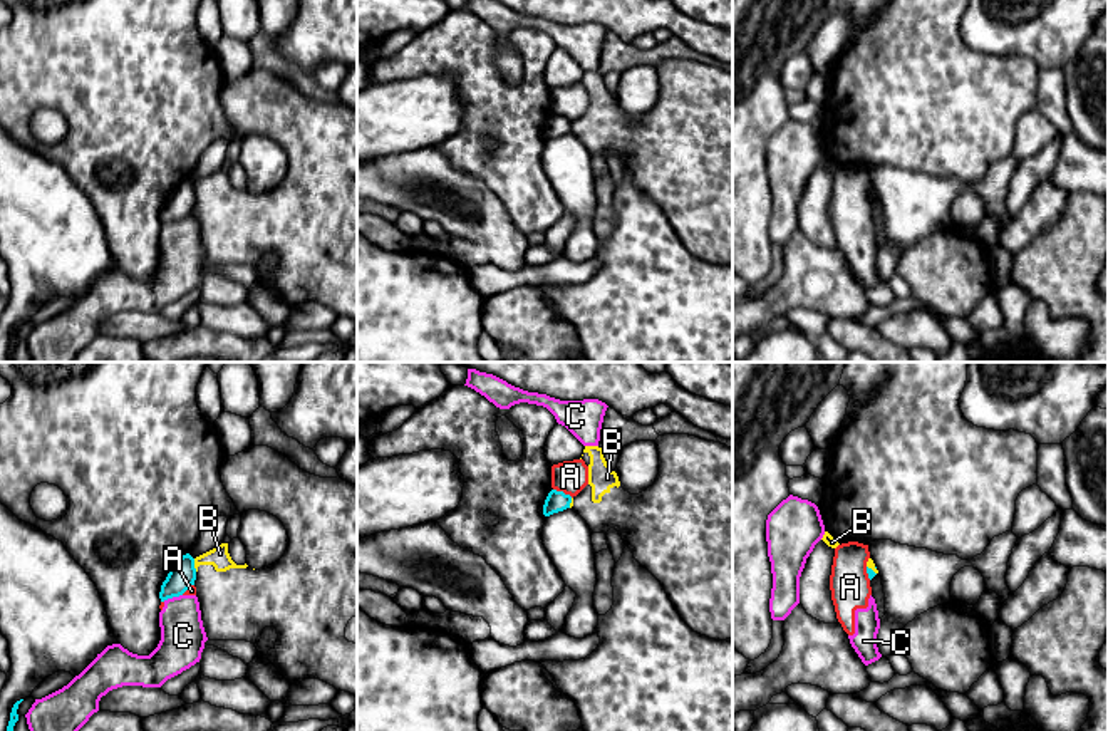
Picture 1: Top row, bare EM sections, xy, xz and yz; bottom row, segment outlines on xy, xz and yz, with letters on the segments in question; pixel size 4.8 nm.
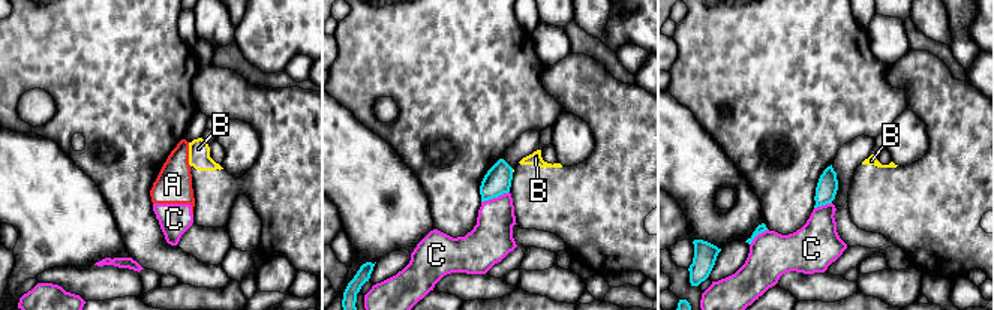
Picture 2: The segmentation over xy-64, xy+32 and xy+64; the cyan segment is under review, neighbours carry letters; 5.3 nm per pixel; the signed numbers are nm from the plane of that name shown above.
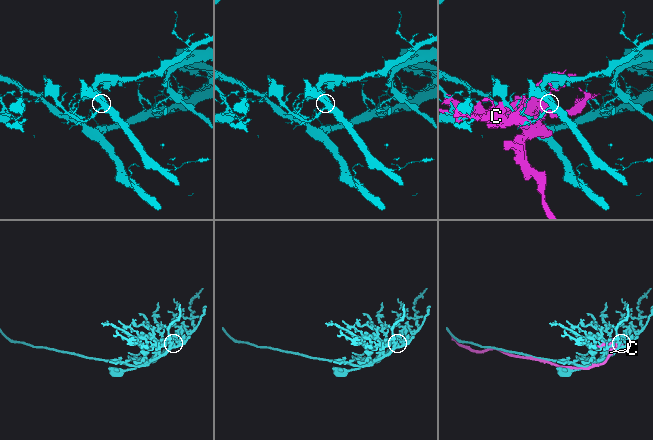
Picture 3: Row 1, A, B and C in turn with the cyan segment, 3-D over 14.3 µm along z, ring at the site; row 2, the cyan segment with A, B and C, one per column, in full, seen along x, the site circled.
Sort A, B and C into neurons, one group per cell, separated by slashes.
A C / B

